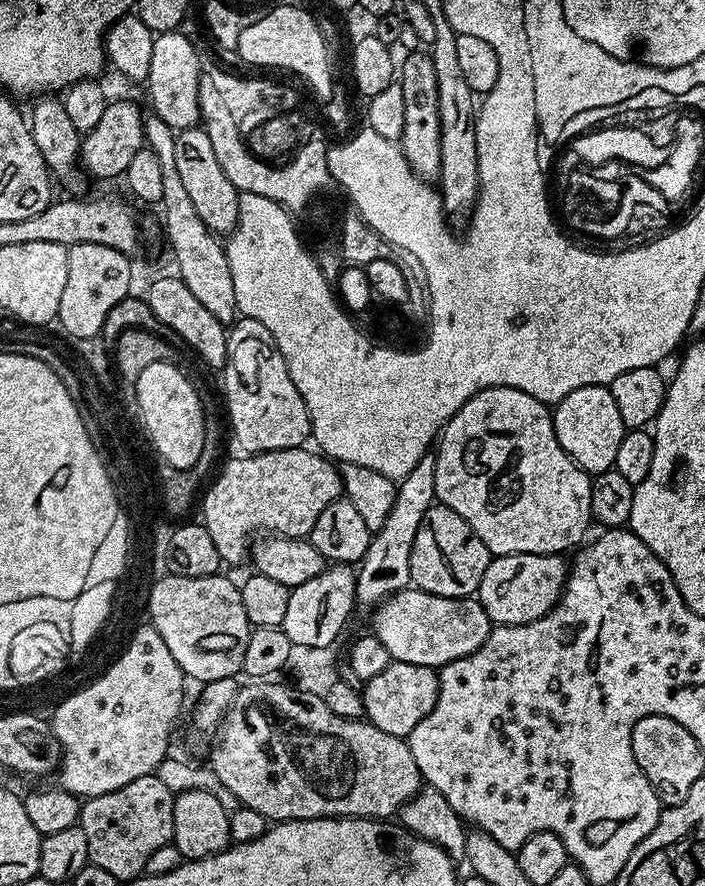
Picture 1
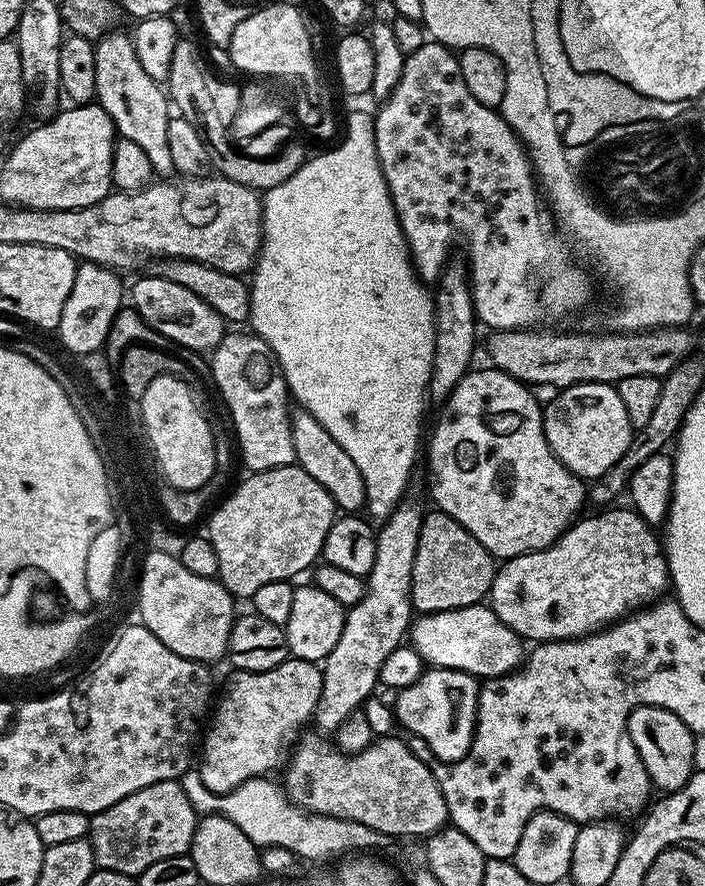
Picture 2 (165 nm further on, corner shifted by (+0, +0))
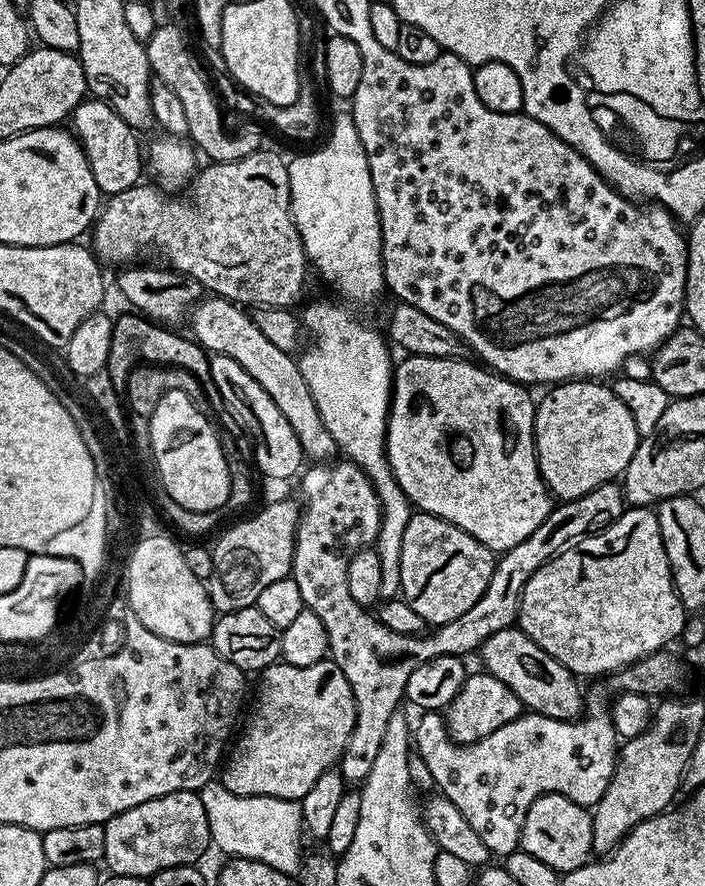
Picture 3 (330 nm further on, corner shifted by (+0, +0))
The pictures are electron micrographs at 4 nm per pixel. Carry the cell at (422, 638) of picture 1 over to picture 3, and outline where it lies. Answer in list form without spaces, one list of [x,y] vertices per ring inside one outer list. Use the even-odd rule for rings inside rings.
[[[513,626],[498,630],[498,634],[490,634],[478,652],[484,655],[483,671],[489,672],[498,678],[498,682],[514,690],[528,712],[537,712],[559,720],[574,720],[585,711],[586,700],[580,697],[577,677],[563,668],[553,656],[546,654],[546,650],[542,650],[542,646],[535,644],[519,627]]]

